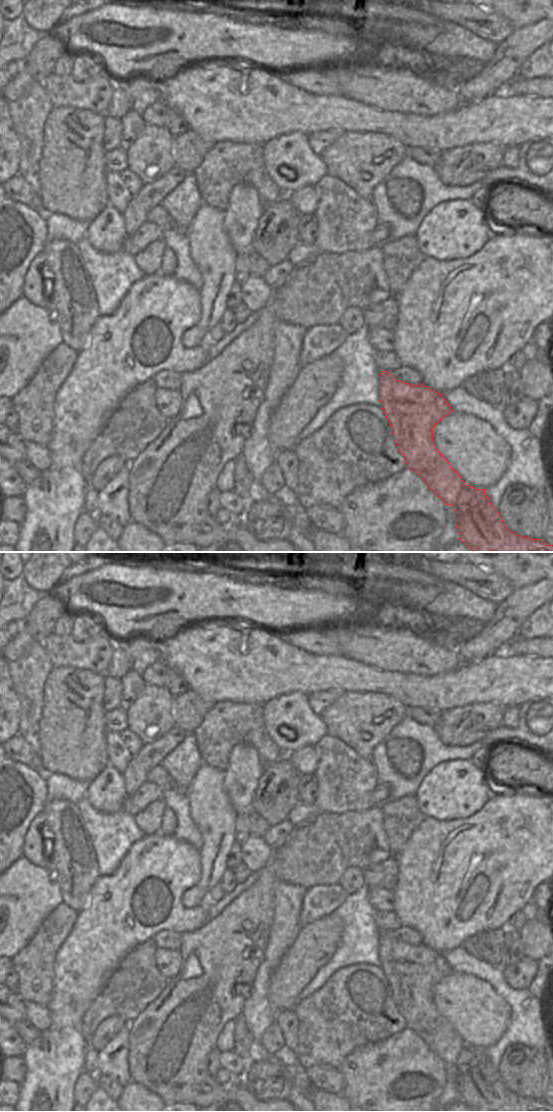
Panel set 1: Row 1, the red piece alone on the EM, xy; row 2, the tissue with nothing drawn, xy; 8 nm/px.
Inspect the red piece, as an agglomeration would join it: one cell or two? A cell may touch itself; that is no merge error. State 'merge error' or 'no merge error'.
merge error

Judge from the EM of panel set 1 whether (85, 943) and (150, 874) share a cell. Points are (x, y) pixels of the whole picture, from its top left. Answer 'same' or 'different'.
same

